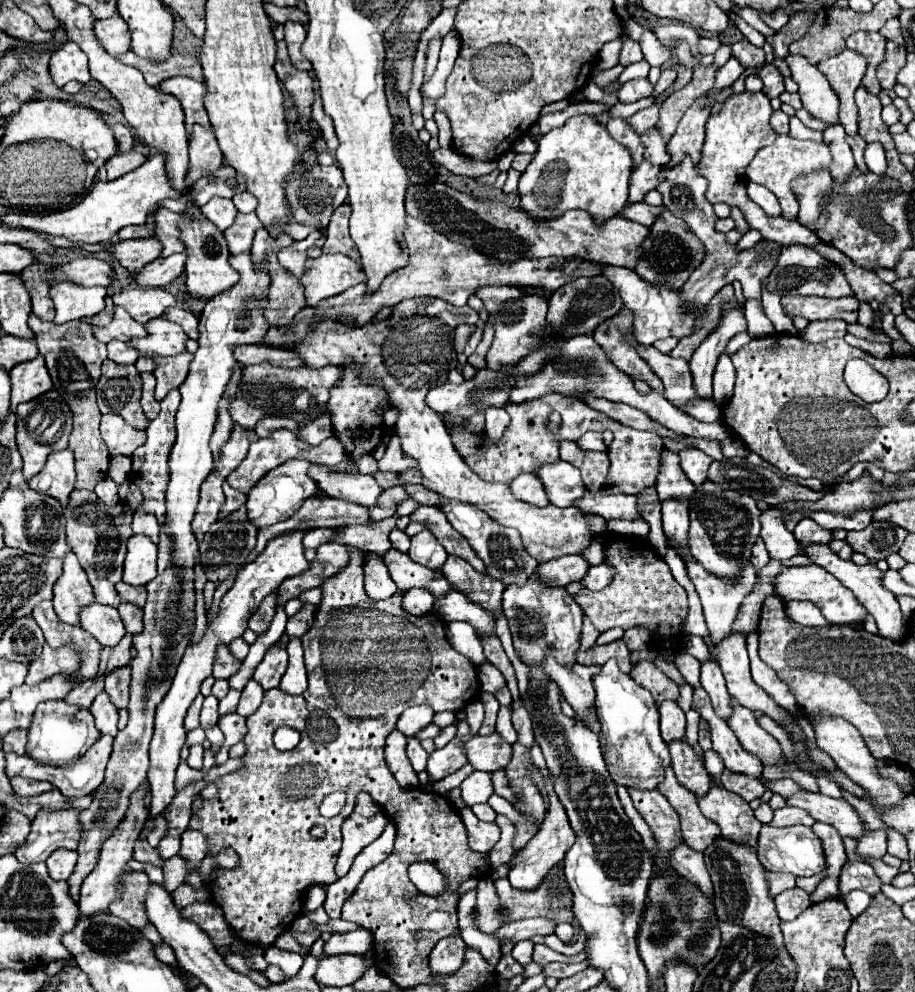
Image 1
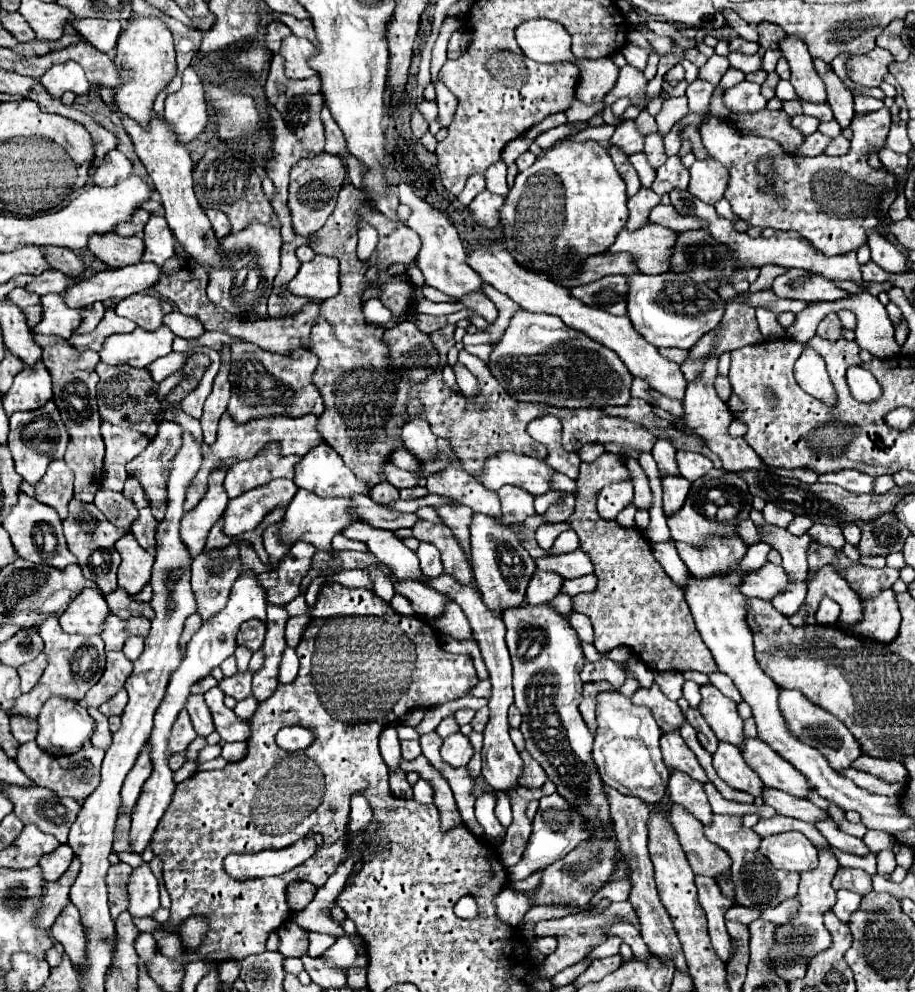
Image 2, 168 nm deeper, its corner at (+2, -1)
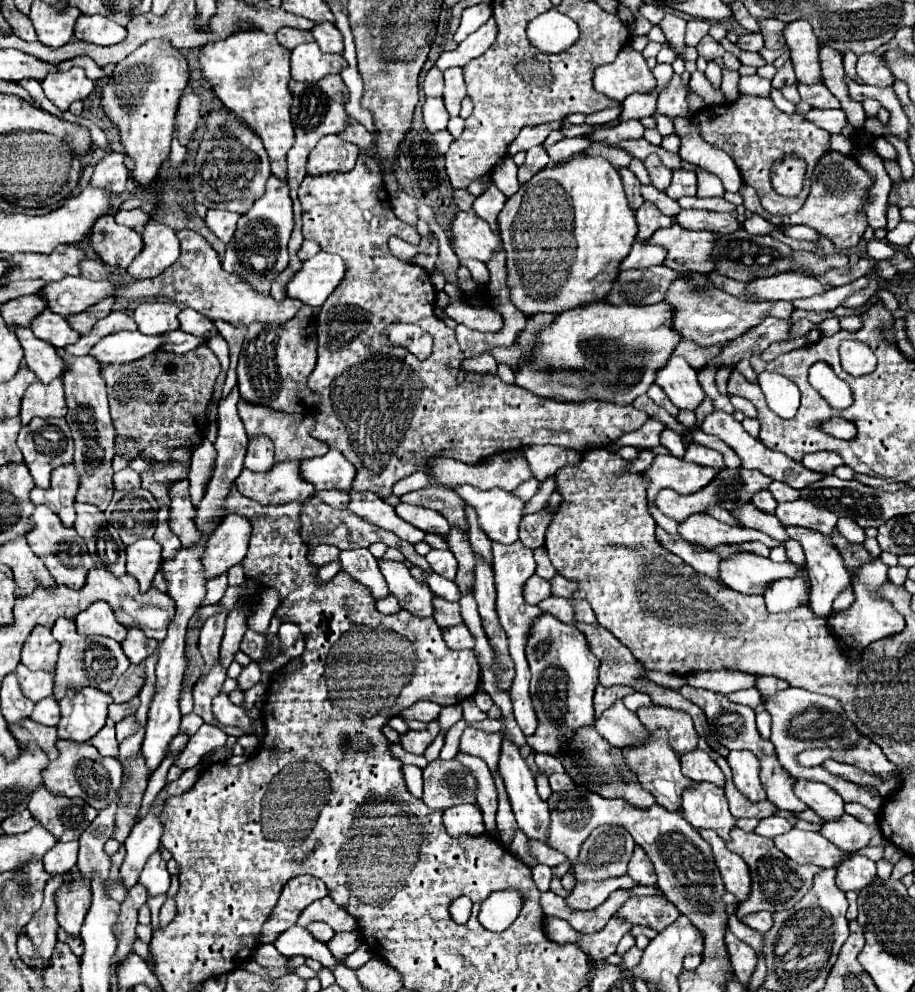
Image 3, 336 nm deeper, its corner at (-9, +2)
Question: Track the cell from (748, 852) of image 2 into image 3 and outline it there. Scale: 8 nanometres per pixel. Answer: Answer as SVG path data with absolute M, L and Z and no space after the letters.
M733 826L731 830L731 840L727 842L727 848L735 854L739 854L751 872L751 892L747 896L745 902L739 904L737 910L737 918L741 920L747 914L759 912L759 910L769 910L769 912L779 912L779 910L789 910L793 908L809 890L811 880L815 876L815 872L819 872L819 868L807 864L807 866L797 866L793 860L789 860L785 854L781 854L773 840L763 838L755 832L745 832L739 826Z

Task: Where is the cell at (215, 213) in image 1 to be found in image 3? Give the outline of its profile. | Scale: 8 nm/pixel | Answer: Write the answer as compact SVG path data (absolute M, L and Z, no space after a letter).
M207 210L207 216L205 216L209 230L225 244L231 240L237 228L237 220L239 220L239 214L227 212L227 210Z

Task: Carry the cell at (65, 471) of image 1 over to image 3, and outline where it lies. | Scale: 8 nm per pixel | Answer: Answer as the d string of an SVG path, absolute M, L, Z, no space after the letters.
M73 464L59 466L51 472L51 486L47 490L33 488L31 502L49 506L65 526L73 526L75 520L75 494L79 490L79 474L75 472Z

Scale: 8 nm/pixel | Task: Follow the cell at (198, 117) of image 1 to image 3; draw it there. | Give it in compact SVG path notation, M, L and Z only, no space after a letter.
M195 92L183 94L179 100L177 110L177 130L179 130L179 142L187 146L193 132L197 130L197 124L201 120L201 98Z

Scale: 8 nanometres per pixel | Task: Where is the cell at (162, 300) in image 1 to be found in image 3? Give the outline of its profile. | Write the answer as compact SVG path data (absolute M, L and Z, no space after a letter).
M141 302L135 308L133 318L139 326L139 332L165 334L179 328L179 322L177 322L179 310L181 308L173 302Z

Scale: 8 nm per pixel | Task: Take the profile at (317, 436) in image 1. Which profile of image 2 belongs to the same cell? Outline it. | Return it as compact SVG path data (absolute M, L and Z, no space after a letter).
M228 413L222 415L220 423L218 423L218 439L214 445L204 445L204 463L200 467L200 471L196 473L196 479L192 479L192 485L188 485L188 495L184 501L184 511L194 509L200 499L204 497L204 491L208 489L208 475L216 465L234 465L242 459L252 459L256 455L260 455L266 445L270 443L280 443L280 455L306 455L310 449L318 447L322 443L320 433L316 431L316 415L304 415L304 417L288 417L288 415L260 417L250 419L244 425L236 425L232 421L232 417Z

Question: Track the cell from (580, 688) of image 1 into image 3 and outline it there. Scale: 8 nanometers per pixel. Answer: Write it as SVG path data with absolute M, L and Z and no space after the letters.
M617 700L615 704L611 704L595 722L593 726L607 742L611 742L613 746L621 748L623 744L627 744L627 740L631 740L631 736L643 736L645 726L639 722L637 714L631 712L629 708L625 708L623 700Z

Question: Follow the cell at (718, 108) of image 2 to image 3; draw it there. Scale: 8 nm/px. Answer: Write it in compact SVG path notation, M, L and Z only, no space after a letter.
M717 58L715 62L722 67L721 90L725 94L725 100L735 102L739 96L739 72L727 72L723 66L722 58Z

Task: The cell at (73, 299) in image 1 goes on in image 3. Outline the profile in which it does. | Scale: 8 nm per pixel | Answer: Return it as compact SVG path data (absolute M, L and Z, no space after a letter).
M45 308L31 322L31 330L35 332L37 338L41 338L41 340L45 340L57 348L65 348L67 344L75 344L81 338L81 334L71 328L71 324L67 322L65 316L55 314L49 308Z

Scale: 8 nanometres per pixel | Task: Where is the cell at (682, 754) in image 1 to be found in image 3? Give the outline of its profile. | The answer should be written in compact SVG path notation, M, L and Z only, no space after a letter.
M693 782L685 788L679 814L695 828L715 830L723 840L729 840L729 830L735 824L723 788L707 782Z

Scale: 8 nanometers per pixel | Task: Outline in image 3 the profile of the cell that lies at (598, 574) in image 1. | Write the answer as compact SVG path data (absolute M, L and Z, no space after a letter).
M555 576L551 580L551 586L553 586L553 594L555 596L565 596L565 598L571 598L573 592L579 588L579 582L577 580L569 580L565 576Z

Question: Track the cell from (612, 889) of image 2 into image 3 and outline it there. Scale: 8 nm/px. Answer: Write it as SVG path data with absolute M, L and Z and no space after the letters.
M635 846L635 852L633 852L633 858L629 862L629 872L627 872L635 884L655 884L657 882L657 876L655 876L655 870L653 870L653 864L651 860L647 858L647 854L643 852L641 846Z

